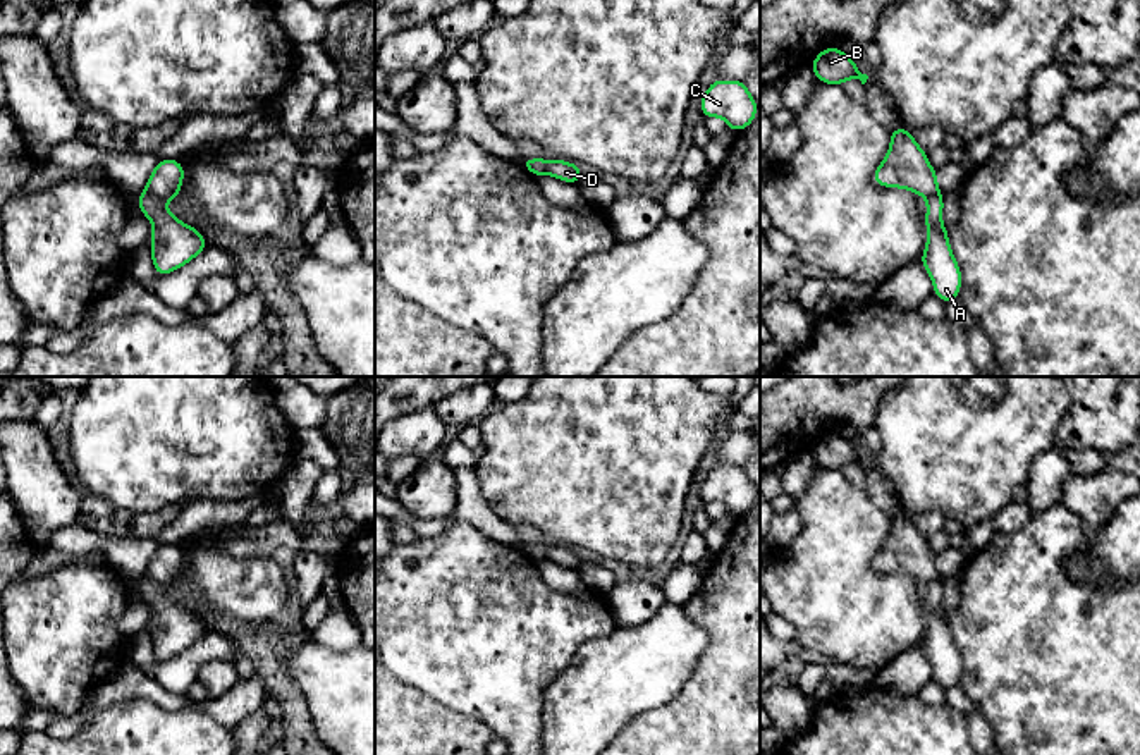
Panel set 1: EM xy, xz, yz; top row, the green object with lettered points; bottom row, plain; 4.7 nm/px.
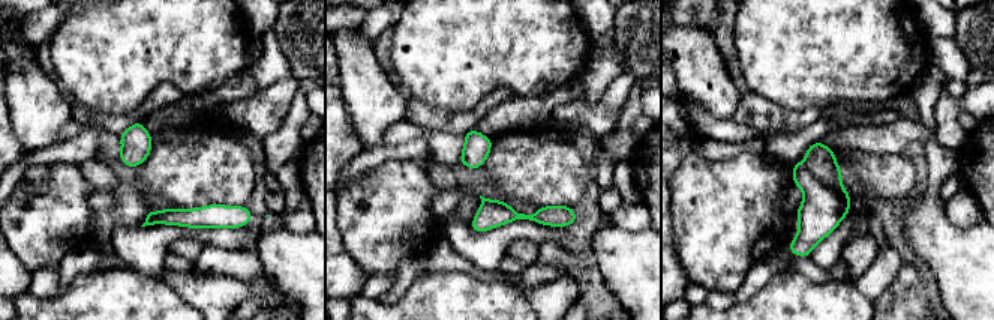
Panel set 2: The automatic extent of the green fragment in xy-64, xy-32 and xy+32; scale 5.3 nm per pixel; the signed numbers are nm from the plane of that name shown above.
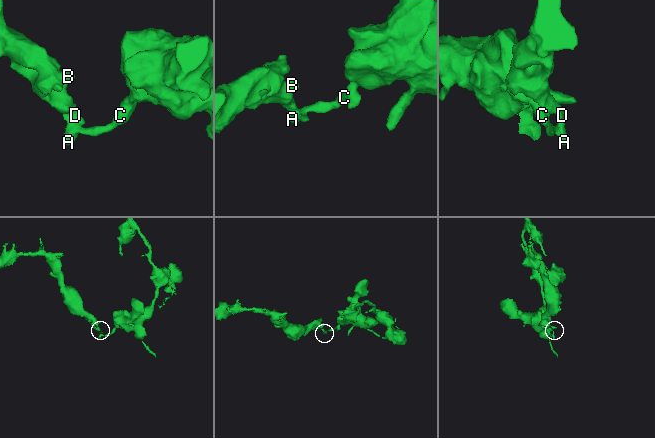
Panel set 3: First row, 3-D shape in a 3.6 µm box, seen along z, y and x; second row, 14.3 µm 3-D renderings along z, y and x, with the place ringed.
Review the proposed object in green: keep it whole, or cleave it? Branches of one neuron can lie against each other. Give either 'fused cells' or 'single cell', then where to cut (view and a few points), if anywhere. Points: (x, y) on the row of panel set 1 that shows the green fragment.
fused cells; cut xy (145, 190), (160, 200)

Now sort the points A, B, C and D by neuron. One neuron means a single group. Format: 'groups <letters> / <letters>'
groups A C / B D

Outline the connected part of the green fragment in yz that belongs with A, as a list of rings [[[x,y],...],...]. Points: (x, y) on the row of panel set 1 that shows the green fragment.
[[[942,194],[927,198],[927,246],[918,261],[930,275],[934,296],[946,304],[959,298],[961,270],[949,246],[947,227],[944,227],[941,220],[942,210]]]

